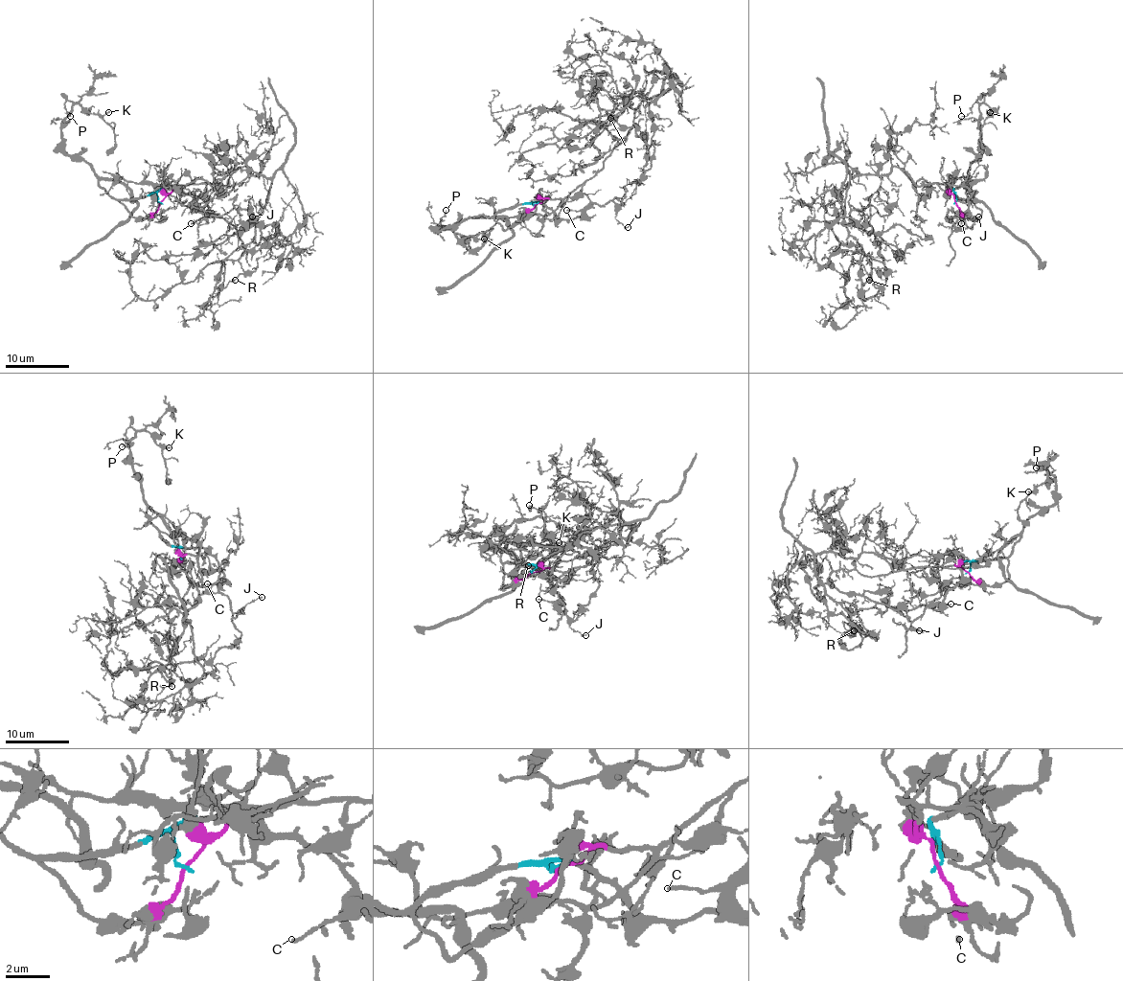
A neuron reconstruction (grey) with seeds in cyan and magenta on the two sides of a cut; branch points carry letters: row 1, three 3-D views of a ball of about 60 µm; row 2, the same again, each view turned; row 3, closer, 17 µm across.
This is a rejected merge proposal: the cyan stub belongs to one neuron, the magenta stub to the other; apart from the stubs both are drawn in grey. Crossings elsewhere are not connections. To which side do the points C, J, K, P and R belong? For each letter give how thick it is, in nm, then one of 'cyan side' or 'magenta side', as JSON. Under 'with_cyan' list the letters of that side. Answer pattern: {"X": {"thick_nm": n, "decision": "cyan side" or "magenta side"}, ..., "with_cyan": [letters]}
{"C": {"thick_nm": 140, "decision": "cyan side"}, "J": {"thick_nm": 140, "decision": "cyan side"}, "K": {"thick_nm": 140, "decision": "cyan side"}, "P": {"thick_nm": 100, "decision": "cyan side"}, "R": {"thick_nm": 130, "decision": "magenta side"}, "with_cyan": ["C", "J", "K", "P"]}

